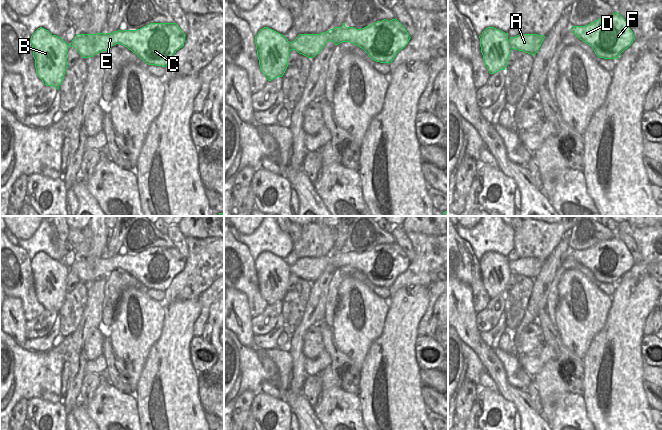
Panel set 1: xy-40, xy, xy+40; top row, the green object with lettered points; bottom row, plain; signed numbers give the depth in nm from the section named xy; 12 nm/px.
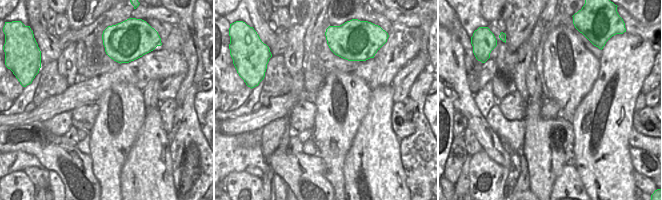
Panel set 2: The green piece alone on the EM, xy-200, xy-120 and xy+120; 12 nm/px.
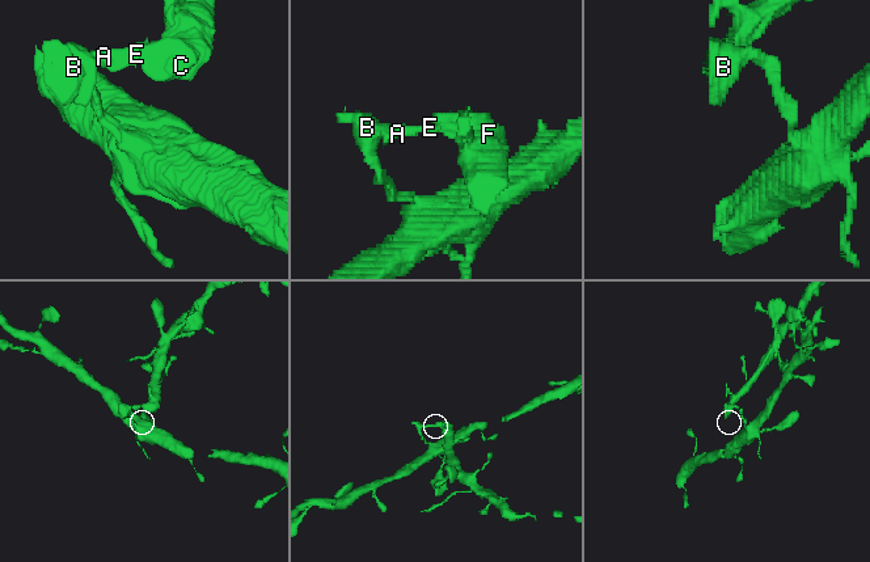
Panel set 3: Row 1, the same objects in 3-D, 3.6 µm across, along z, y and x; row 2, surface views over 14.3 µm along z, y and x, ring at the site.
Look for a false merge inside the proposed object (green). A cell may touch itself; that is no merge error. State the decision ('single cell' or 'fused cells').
fused cells

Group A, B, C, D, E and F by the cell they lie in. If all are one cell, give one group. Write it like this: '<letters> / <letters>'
A C D E F / B

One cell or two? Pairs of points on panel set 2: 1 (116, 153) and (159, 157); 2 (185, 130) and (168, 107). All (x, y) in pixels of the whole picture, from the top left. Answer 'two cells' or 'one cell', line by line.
1: two cells
2: two cells

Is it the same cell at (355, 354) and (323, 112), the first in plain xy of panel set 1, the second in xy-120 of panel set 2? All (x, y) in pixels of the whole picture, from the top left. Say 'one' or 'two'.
two

